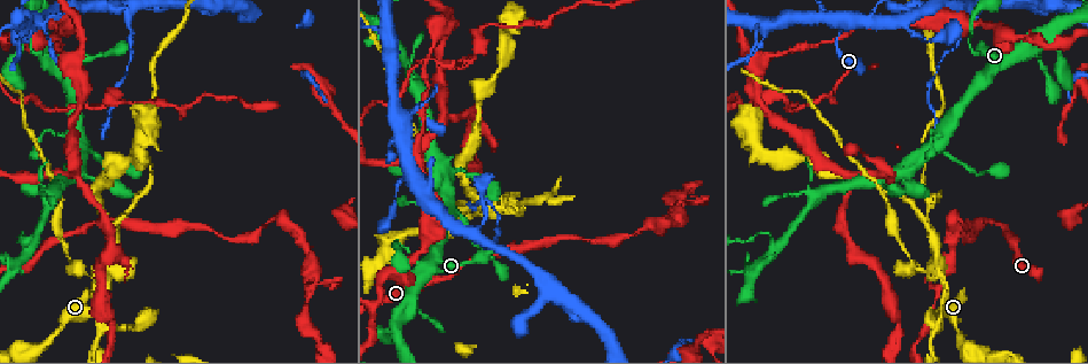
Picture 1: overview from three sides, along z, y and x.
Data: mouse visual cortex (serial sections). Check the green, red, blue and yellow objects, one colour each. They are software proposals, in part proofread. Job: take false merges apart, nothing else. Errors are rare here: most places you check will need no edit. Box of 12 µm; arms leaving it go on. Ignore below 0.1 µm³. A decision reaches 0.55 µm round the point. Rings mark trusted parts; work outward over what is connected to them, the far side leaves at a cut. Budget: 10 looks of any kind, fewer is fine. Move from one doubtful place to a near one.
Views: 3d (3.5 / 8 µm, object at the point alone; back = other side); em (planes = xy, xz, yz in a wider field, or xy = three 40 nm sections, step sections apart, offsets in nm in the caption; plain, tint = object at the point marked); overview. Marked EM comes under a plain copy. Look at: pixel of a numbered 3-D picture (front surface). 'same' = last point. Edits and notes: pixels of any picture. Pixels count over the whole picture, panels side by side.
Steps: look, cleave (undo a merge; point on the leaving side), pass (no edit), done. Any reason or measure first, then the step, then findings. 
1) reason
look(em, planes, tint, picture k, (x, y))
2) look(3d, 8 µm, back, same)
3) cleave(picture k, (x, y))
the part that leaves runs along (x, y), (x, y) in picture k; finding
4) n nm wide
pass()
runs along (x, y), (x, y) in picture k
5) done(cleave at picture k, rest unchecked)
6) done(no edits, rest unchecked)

a narrow waist
look(3d, 3.5 µm, picture 1, (98, 324))

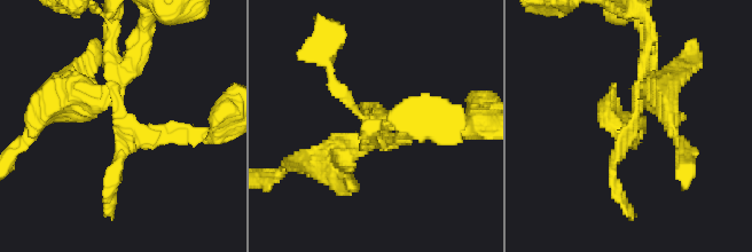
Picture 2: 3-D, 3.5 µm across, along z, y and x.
shape alone is not enough
look(em, xy, step 3, tint, picture 2, (634, 120))

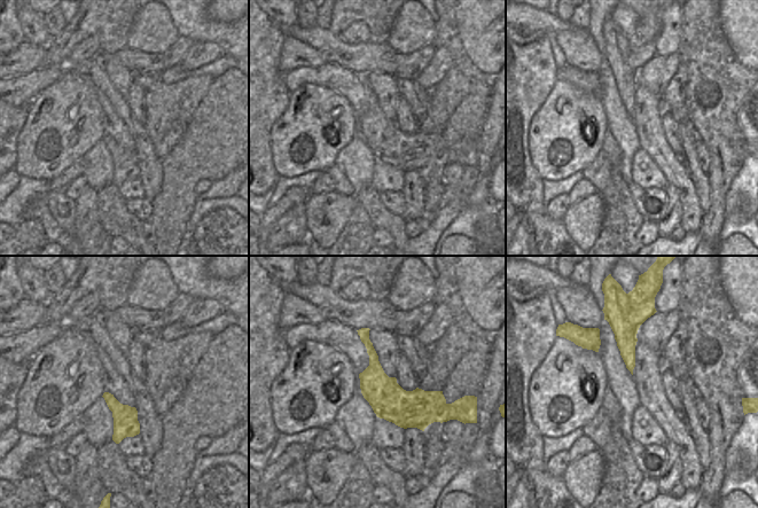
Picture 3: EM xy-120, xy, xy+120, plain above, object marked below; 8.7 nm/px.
cleave(picture 2, (421, 101))
two cells meet here

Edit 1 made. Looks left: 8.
redraw
look(overview)

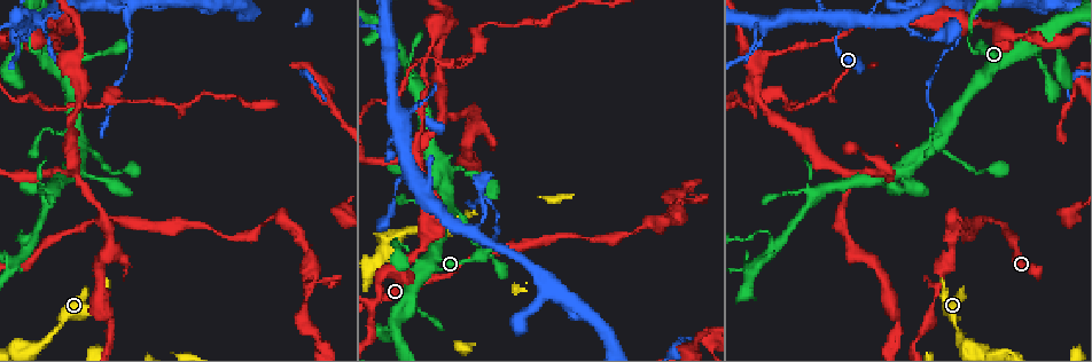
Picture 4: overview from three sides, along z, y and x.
thin neck
look(3d, 3.5 µm, picture 4, (914, 342))

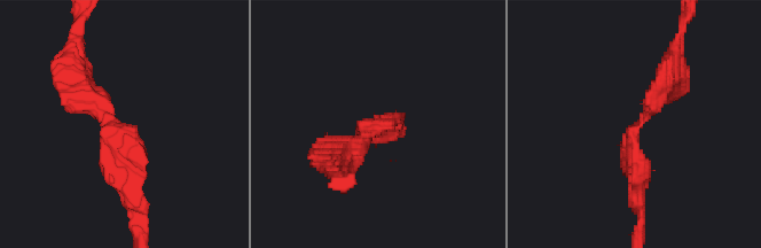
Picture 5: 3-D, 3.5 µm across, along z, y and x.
look(em, planes, tint, picture 5, (110, 126))

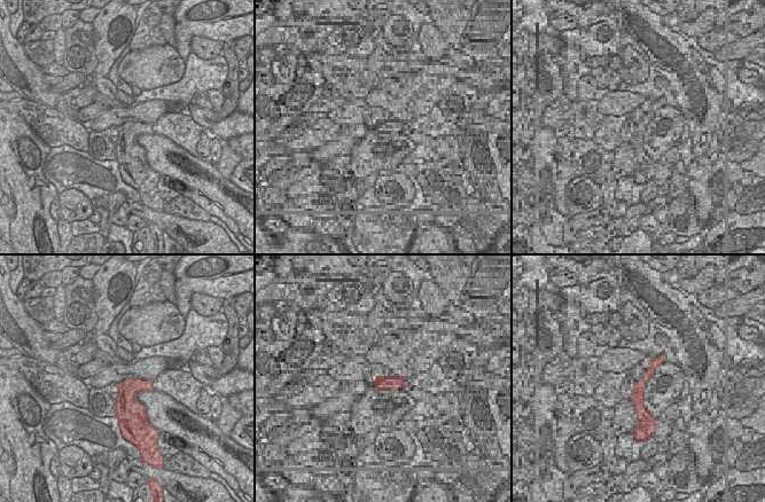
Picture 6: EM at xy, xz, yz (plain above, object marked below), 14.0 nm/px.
pass()
runs along (70, 68), (126, 173) in picture 5; one cell here

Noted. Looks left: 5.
looks like a crossing
look(em, planes, tint, picture 4, (37, 21))

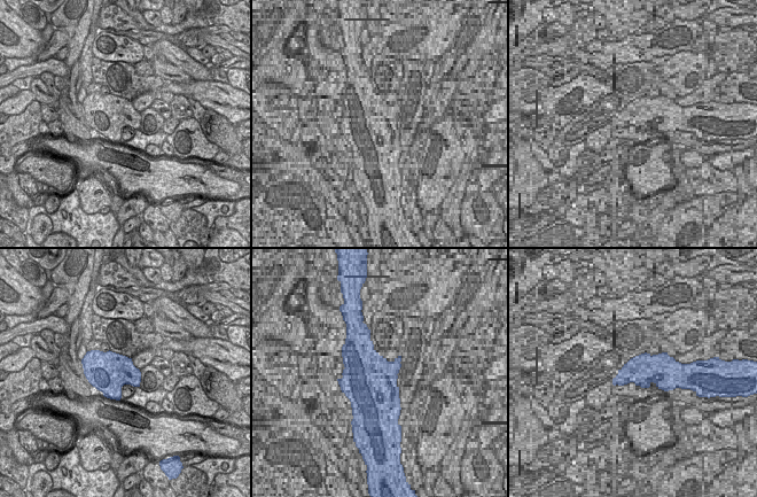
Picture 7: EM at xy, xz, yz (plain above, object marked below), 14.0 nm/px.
look(3d, 3.5 µm, same)

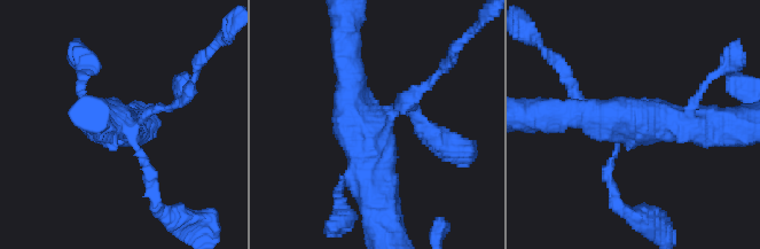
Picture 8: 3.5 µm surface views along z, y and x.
pass()
runs along (610, 184), (606, 166), (633, 117), (700, 124) in picture 8; continuous, no second cell

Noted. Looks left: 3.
three arms meet
look(3d, 3.5 µm, picture 4, (987, 53))

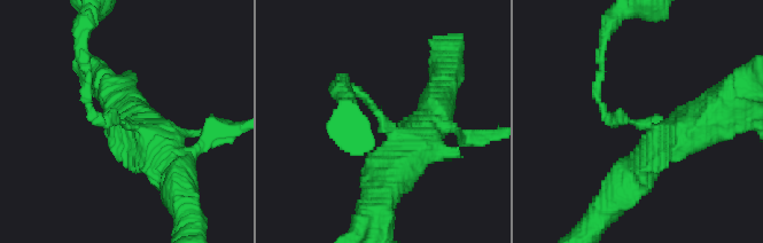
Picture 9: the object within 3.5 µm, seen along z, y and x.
3 arms; arms of 150, 300, 450 nm; need the tissue
look(em, xy, step 5, tint, picture 9, (388, 127))

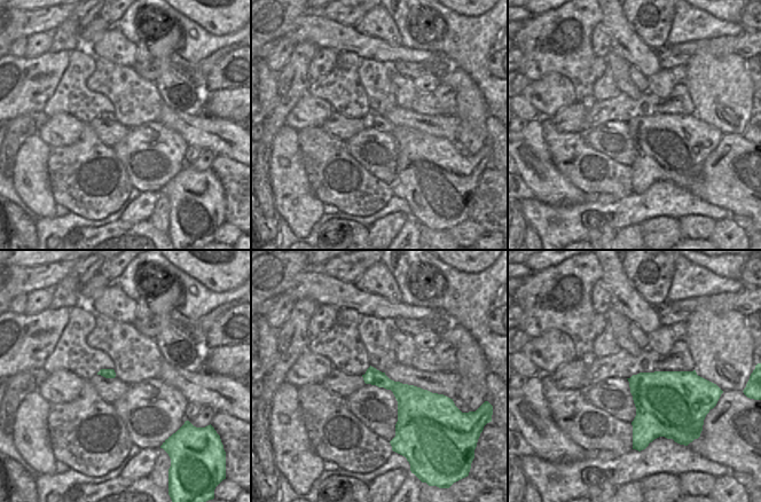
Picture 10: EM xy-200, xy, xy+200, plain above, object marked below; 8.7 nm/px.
pass()
one cell here

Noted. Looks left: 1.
done(cleave at picture 2, rest unchecked)

